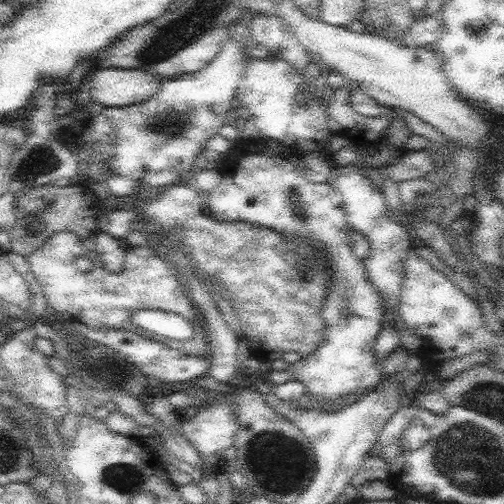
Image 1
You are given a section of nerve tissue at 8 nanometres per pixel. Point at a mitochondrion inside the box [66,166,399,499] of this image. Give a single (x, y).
(279, 461)

